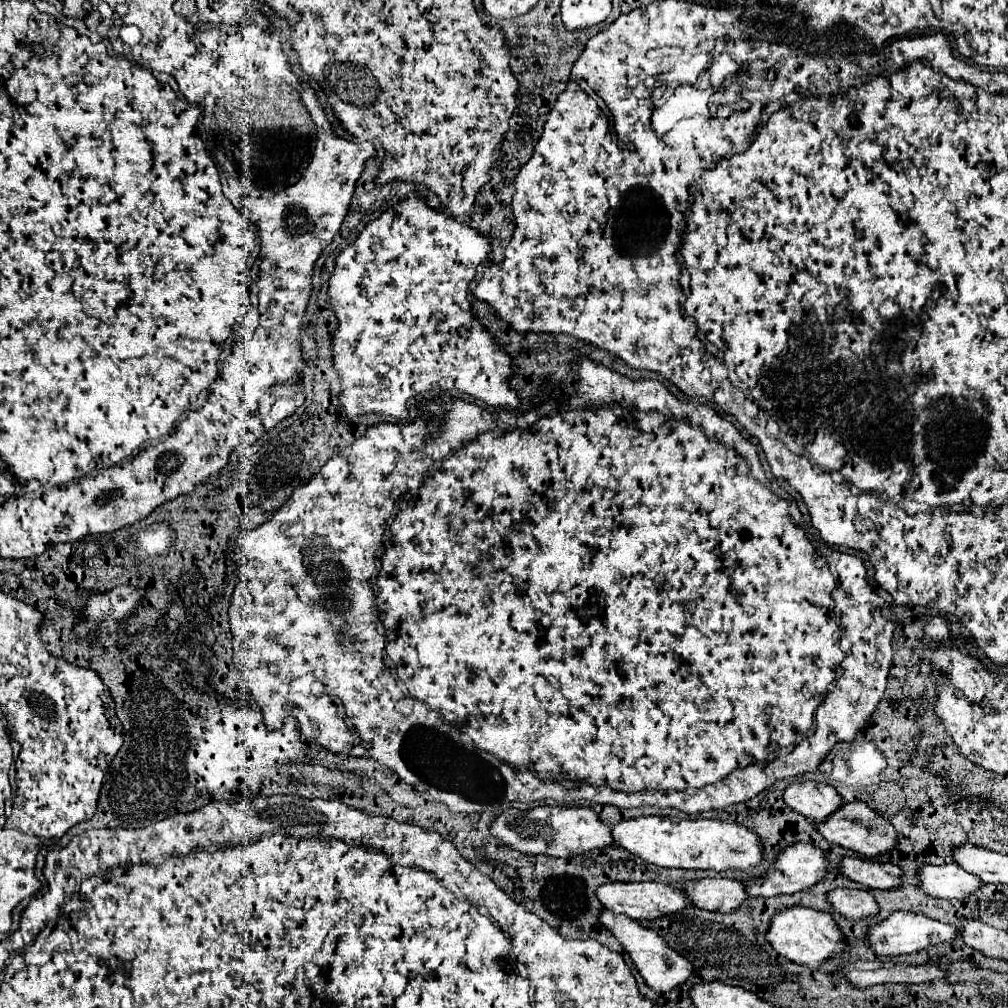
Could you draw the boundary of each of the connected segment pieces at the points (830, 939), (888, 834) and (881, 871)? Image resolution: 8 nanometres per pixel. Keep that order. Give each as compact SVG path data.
M791 906L791 908L777 910L771 916L769 930L767 930L765 938L781 956L793 960L795 964L803 964L809 970L819 968L823 960L827 960L829 956L839 954L847 948L843 942L843 934L839 932L831 914L817 912L817 910L805 908L805 906Z
M859 800L843 804L835 814L831 814L831 818L827 818L827 822L821 822L817 826L817 830L827 842L839 844L843 848L851 848L865 856L877 856L877 854L887 852L889 848L895 846L893 826L883 816L875 814L865 802L859 802Z
M843 856L839 862L839 872L847 878L867 886L867 888L893 888L899 886L901 870L895 864L883 864L871 858Z

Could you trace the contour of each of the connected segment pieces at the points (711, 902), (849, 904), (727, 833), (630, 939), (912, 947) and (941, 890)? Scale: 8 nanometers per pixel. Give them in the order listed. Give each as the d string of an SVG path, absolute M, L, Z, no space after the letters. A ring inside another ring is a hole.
M729 878L687 880L681 886L681 890L683 894L687 894L693 906L723 914L737 910L743 904L743 900L747 900L743 884Z
M835 888L827 894L827 902L833 906L837 914L851 920L873 916L879 910L875 898L867 890L855 890L855 888Z
M641 816L621 820L613 826L613 842L631 854L641 856L649 864L665 868L687 868L687 870L747 870L761 862L761 840L757 834L741 824L721 820L679 820Z
M607 908L601 910L599 914L599 924L605 926L625 948L625 952L631 956L633 964L637 966L639 974L643 976L643 980L655 990L655 992L667 992L667 990L673 990L677 984L685 982L691 974L693 974L693 966L683 958L679 956L675 950L671 950L669 946L663 944L663 938L651 930L651 928L643 928L639 922L627 918L627 916L615 916L613 912L609 912Z
M893 912L889 918L885 918L879 924L873 924L867 928L867 942L869 948L875 954L889 954L889 956L897 956L897 954L911 954L917 950L923 950L929 944L939 944L939 942L949 942L957 936L957 928L941 924L925 914L913 914L913 912Z
M957 864L921 866L917 872L919 890L933 898L965 898L981 886L981 880L961 870Z

